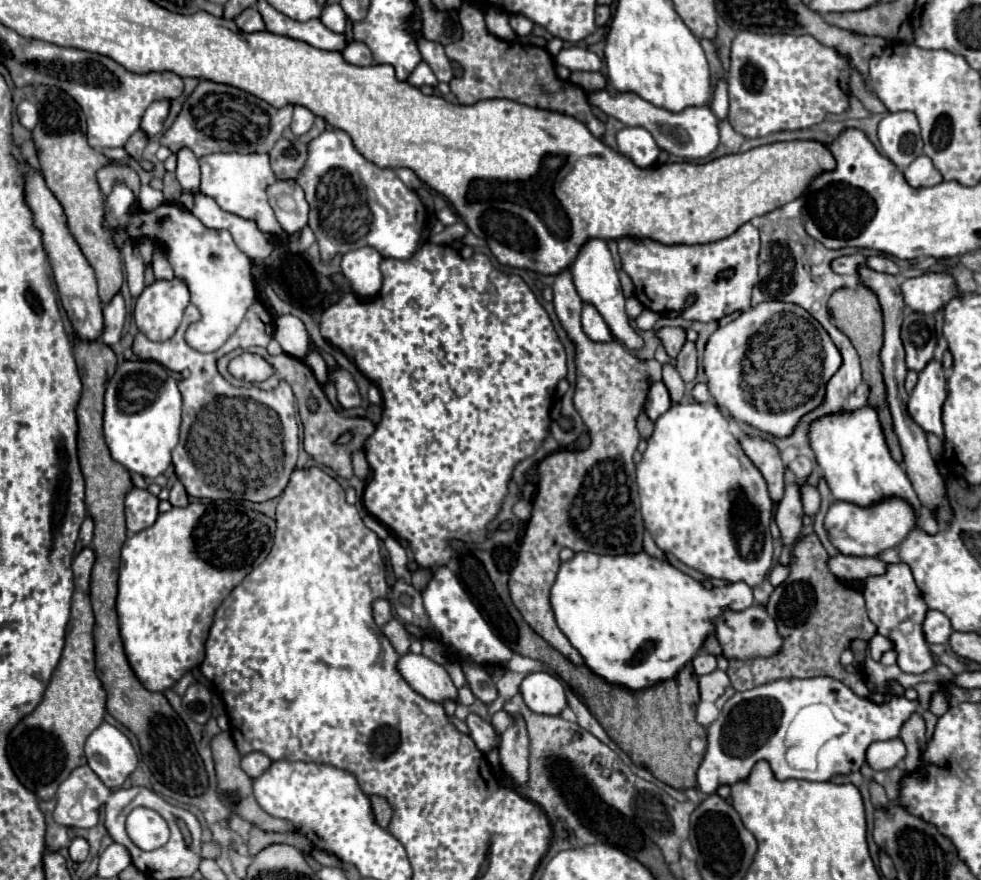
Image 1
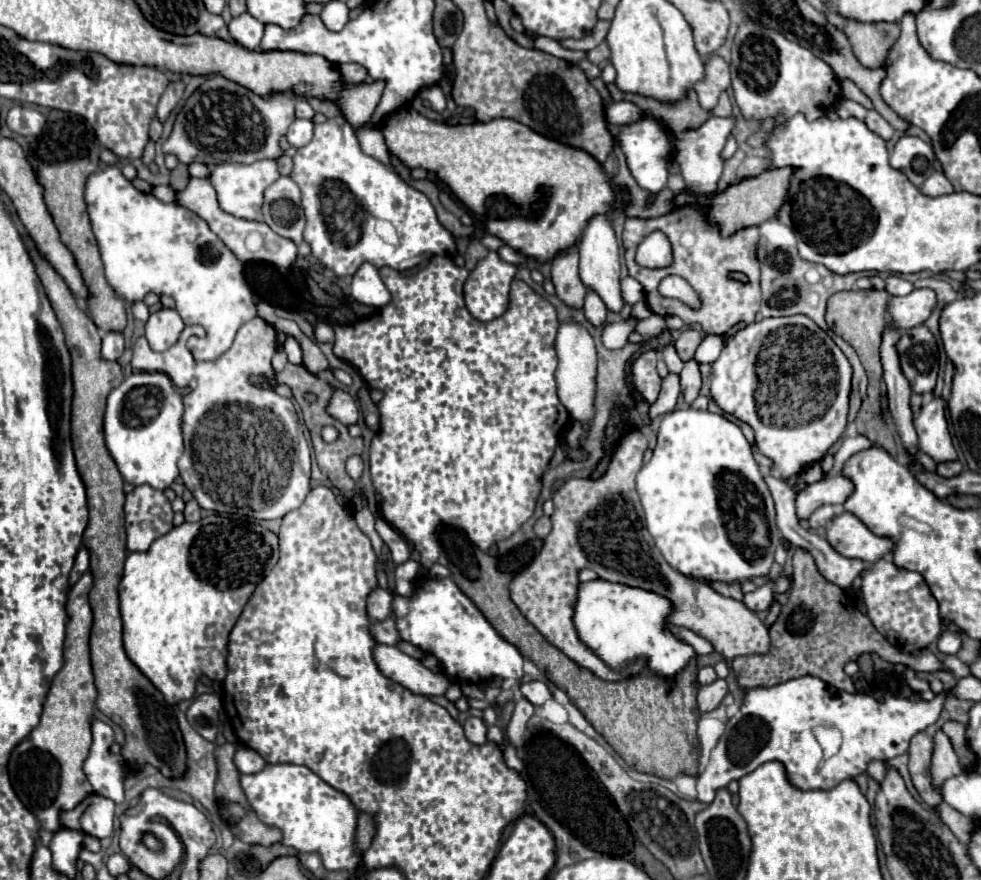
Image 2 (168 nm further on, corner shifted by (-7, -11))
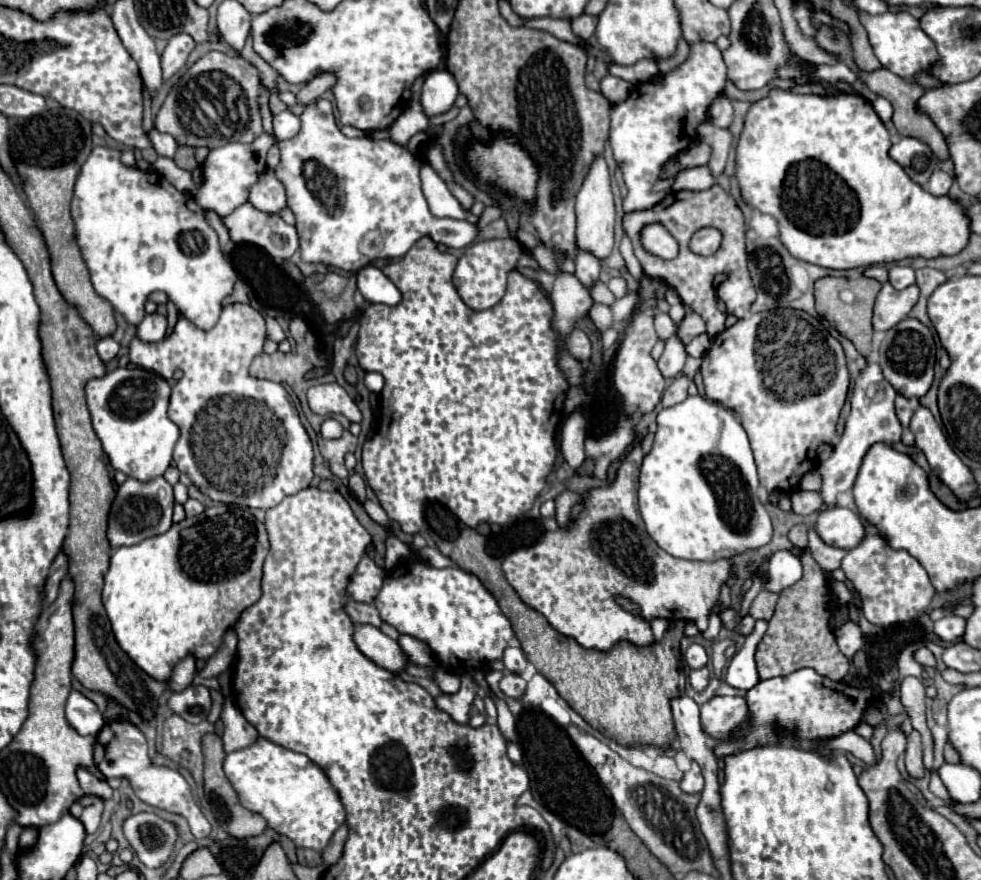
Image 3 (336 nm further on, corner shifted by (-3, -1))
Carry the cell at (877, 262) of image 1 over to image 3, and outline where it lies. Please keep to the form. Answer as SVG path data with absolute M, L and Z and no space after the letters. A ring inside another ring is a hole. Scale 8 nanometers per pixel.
M892 266L890 268L890 284L896 290L904 290L904 288L912 286L914 282L916 282L914 268L910 268L910 266Z

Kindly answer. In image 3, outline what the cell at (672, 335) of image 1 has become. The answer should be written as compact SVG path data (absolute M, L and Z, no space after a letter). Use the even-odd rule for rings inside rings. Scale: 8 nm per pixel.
M688 312L686 318L678 326L678 334L680 334L684 344L688 344L694 336L704 334L704 332L706 332L706 324L704 324L704 320L696 312Z

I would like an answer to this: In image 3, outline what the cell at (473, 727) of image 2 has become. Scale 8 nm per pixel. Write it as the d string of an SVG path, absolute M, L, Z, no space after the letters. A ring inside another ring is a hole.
M466 674L462 676L462 686L456 694L440 694L436 696L436 706L450 714L450 718L458 724L466 724L468 716L472 712L472 700L478 692L478 684Z

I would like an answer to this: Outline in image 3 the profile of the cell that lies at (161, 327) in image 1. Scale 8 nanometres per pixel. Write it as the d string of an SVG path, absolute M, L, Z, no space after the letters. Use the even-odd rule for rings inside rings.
M146 314L146 318L136 328L136 338L142 342L160 342L166 334L166 318L160 314Z

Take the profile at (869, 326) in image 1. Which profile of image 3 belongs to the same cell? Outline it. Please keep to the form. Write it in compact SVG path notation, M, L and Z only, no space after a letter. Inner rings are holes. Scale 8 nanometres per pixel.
M824 276L816 282L814 286L814 298L816 298L816 312L826 318L830 322L830 326L834 326L844 338L848 338L856 350L868 358L870 354L870 338L872 338L872 306L874 306L874 298L880 292L882 284L874 278L866 278L860 276L854 282L848 278L832 278L832 276ZM842 290L852 290L854 292L854 302L852 304L844 304L840 300L840 292Z

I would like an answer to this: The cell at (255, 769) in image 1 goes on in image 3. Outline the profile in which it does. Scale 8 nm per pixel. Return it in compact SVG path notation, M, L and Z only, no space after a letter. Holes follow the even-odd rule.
M232 698L224 700L220 720L224 722L222 740L224 740L224 750L226 752L242 750L242 748L250 746L252 742L256 742L256 738L258 738L256 728L242 716L240 708L234 704Z

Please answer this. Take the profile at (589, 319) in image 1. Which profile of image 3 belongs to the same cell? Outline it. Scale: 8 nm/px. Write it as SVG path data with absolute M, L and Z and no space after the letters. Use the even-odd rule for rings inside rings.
M578 250L578 256L576 256L576 278L580 278L580 282L584 286L590 286L598 274L600 274L600 258L596 258L592 252L588 250Z

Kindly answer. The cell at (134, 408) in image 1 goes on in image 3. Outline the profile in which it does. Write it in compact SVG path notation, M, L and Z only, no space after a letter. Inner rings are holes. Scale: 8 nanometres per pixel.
M114 368L102 378L94 378L86 384L86 404L92 426L114 470L140 482L148 482L166 472L180 436L178 426L166 416L168 400L170 384L144 368Z

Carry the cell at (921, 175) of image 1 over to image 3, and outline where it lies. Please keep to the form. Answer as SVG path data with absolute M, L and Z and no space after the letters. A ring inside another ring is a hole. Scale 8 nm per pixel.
M936 170L936 174L932 174L926 190L932 196L946 196L950 192L950 186L952 186L952 176L942 172L942 170Z

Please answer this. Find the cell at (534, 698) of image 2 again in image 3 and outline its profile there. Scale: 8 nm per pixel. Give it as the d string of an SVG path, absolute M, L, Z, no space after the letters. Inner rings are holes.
M508 646L504 650L502 662L504 662L508 672L522 672L526 668L526 664L528 664L528 660L526 660L526 656L524 656L520 646Z

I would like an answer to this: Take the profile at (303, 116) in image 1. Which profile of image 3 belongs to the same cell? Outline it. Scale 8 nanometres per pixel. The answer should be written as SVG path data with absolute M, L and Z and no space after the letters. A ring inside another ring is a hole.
M288 110L274 116L274 136L276 140L288 140L300 132L300 118Z

